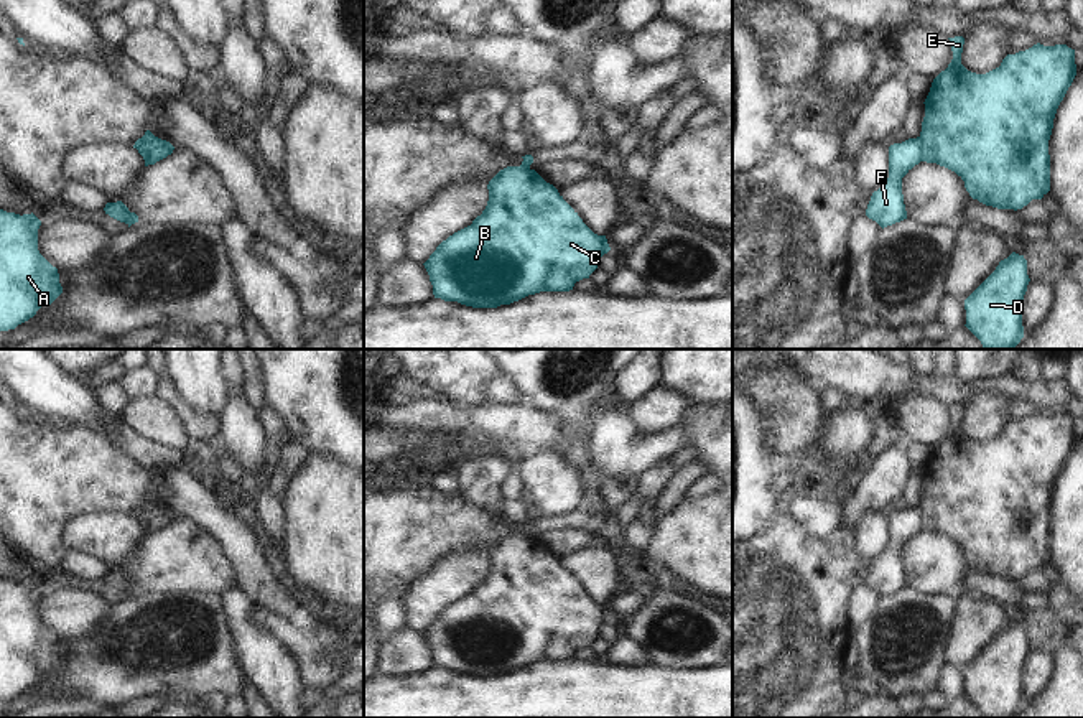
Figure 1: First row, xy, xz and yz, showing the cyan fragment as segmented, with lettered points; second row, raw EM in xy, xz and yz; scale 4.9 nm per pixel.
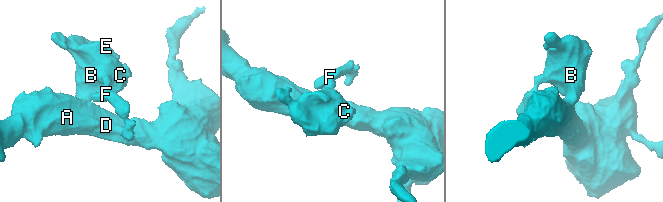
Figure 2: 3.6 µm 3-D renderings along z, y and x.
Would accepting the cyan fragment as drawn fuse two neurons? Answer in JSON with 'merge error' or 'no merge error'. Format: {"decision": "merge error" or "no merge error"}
{"decision": "merge error"}

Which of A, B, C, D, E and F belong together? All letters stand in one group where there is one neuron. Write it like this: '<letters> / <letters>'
A B C D E / F

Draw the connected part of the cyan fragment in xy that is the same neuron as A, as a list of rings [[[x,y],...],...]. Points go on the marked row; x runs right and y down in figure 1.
[[[0,209],[0,331],[15,329],[61,293],[58,268],[38,250],[41,221]]]

